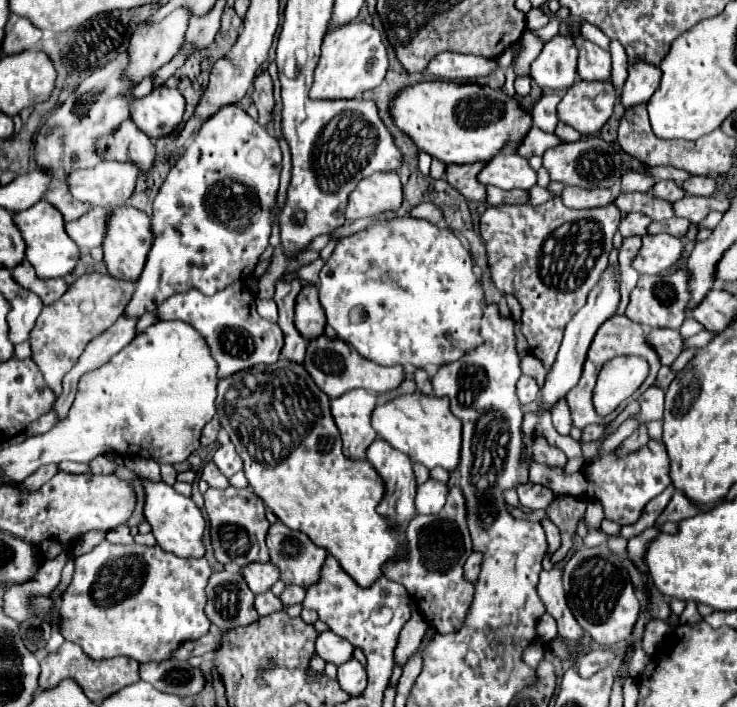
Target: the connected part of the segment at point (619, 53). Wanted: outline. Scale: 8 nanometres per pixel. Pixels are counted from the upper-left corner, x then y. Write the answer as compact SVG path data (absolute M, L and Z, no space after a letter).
M612 40L610 42L610 54L612 54L612 78L610 82L616 88L622 88L622 84L626 82L626 72L628 72L628 56L626 50L620 42Z

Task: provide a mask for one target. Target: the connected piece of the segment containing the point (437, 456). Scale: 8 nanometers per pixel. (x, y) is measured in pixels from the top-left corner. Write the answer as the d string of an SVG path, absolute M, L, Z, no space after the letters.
M422 392L402 394L386 404L374 408L372 428L380 438L390 442L396 450L410 456L412 462L420 462L426 468L442 466L446 470L456 470L460 458L460 440L462 440L462 420L452 414L446 398L426 396Z

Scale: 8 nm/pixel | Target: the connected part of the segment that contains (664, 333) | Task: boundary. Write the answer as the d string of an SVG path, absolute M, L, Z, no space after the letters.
M666 328L648 330L648 340L656 348L660 362L664 366L670 366L680 356L680 352L684 350L684 342L686 342L686 338L682 338L678 330L666 330Z

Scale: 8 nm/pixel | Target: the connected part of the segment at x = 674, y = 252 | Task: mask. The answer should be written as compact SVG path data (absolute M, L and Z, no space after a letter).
M646 234L642 238L642 252L634 258L634 268L640 274L658 274L680 262L684 242L670 234Z

